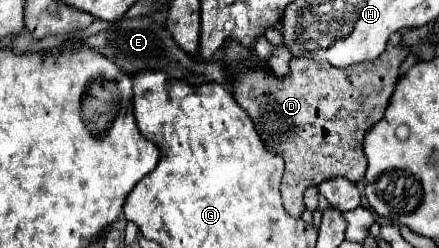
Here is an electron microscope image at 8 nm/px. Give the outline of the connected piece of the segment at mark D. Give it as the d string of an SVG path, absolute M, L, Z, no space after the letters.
M392 34L386 50L374 60L374 62L364 62L358 66L350 68L334 68L328 62L318 62L312 58L292 58L290 62L290 76L280 78L272 74L270 70L260 70L260 68L250 68L248 58L250 50L244 48L242 44L228 44L224 50L218 50L214 60L224 60L228 70L234 74L234 98L240 104L240 108L256 122L256 130L262 134L262 140L282 154L286 168L284 168L284 206L288 214L294 214L300 218L304 210L304 200L302 194L308 186L316 186L322 180L328 180L330 176L342 176L348 178L350 182L358 182L366 174L368 160L362 150L364 134L378 124L384 118L388 100L396 88L398 80L398 68L402 60L408 56L408 50L400 46L400 34Z

